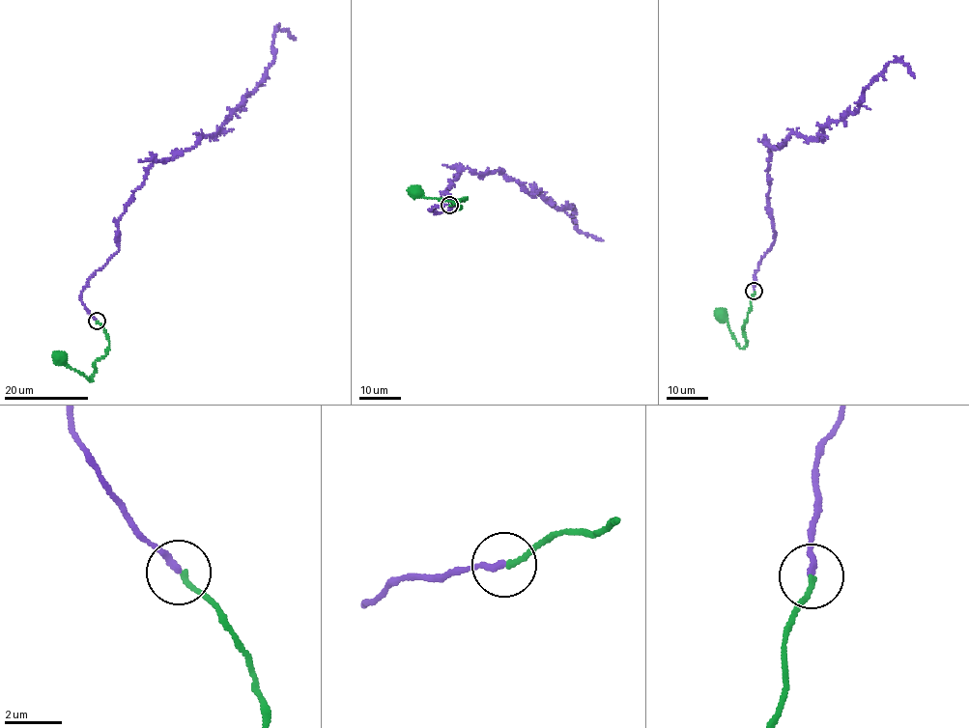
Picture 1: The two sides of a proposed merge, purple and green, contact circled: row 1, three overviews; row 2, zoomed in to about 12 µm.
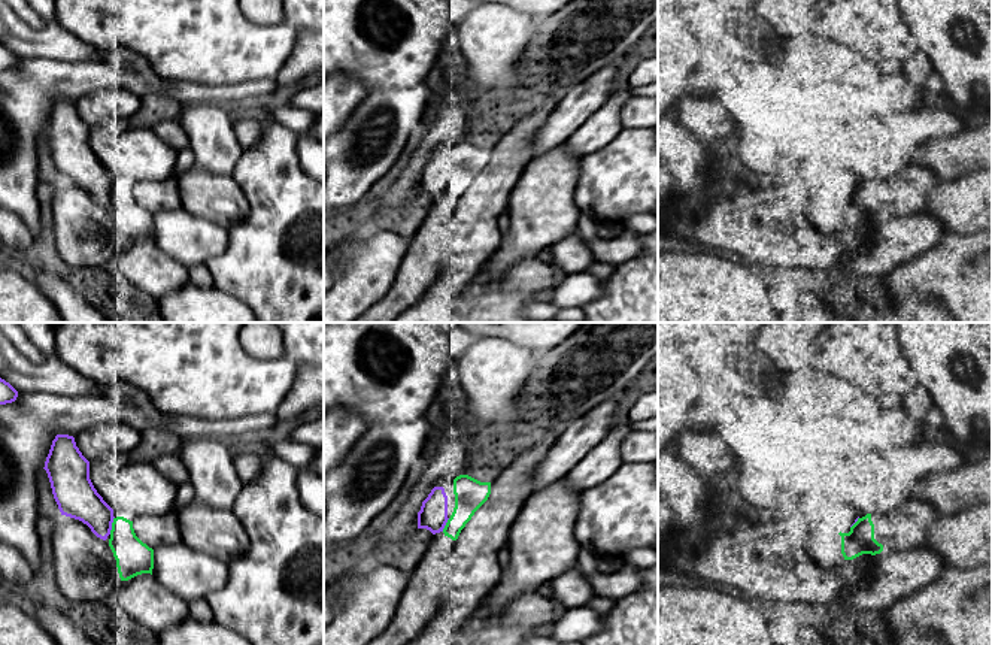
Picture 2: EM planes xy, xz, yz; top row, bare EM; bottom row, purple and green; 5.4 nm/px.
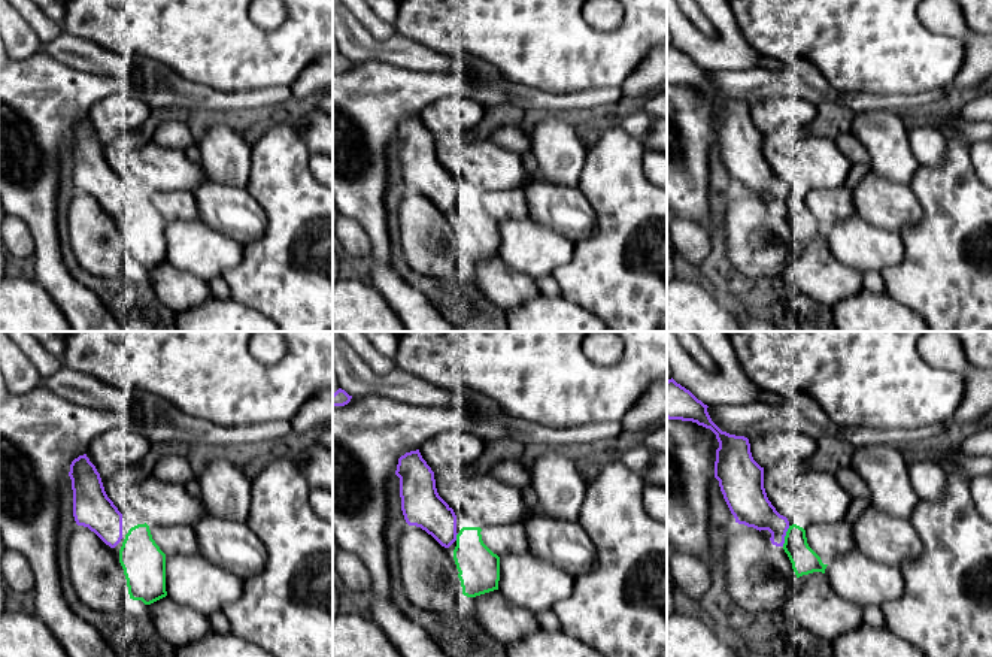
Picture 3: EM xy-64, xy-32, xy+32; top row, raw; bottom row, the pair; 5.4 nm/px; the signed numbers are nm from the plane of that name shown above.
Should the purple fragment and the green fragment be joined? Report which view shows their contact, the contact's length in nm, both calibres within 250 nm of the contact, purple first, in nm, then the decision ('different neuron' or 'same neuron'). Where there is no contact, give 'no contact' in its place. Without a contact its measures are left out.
xy | 100 nm | 220/190 nm | same neuron

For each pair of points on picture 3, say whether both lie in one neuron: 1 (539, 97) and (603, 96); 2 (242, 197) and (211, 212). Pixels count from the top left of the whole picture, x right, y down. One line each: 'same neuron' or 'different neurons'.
1: same neuron
2: same neuron

